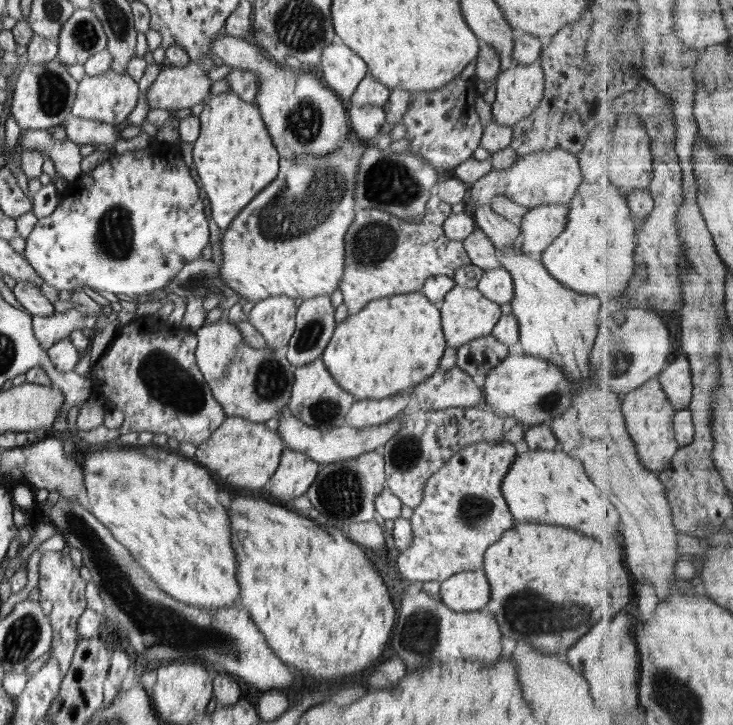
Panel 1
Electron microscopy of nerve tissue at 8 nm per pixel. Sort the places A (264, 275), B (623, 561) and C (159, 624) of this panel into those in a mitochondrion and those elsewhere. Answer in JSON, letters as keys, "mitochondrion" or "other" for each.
{"A":"other","B":"other","C":"mitochondrion"}

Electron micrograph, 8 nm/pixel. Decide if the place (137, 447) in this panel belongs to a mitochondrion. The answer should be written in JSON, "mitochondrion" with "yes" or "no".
{"mitochondrion":"no"}

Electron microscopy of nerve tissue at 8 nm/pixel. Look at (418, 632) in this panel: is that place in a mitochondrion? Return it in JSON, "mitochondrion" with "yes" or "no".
{"mitochondrion":"yes"}

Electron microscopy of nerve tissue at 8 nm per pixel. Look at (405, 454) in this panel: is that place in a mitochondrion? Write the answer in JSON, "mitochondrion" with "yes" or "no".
{"mitochondrion":"yes"}

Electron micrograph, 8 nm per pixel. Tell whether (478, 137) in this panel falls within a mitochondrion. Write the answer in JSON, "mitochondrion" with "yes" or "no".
{"mitochondrion":"no"}

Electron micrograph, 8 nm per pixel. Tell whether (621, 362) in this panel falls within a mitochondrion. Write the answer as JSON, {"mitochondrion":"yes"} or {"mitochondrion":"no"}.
{"mitochondrion":"yes"}

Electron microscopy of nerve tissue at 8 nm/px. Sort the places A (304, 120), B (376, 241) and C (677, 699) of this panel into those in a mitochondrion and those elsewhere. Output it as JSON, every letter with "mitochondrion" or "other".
{"A":"mitochondrion","B":"mitochondrion","C":"mitochondrion"}

